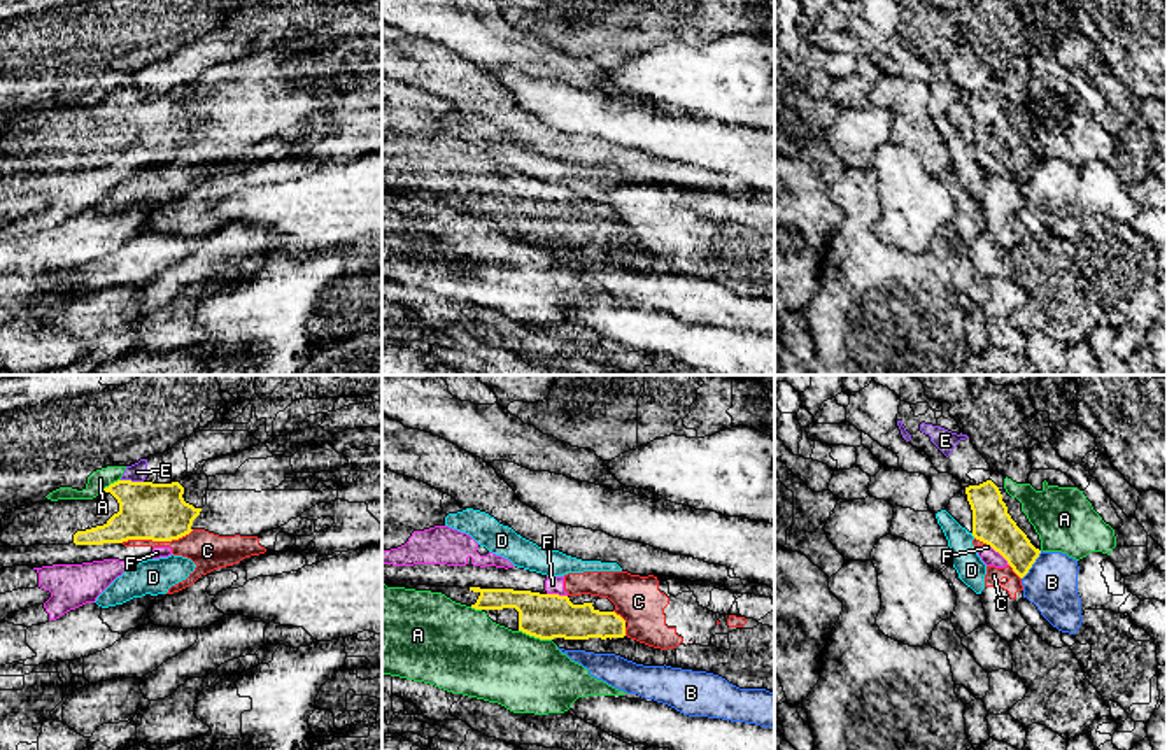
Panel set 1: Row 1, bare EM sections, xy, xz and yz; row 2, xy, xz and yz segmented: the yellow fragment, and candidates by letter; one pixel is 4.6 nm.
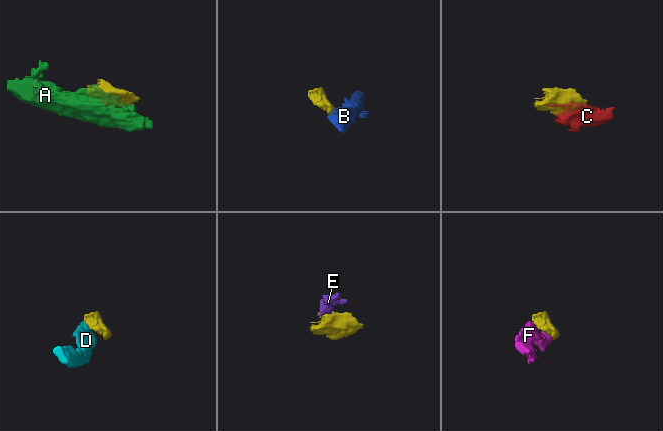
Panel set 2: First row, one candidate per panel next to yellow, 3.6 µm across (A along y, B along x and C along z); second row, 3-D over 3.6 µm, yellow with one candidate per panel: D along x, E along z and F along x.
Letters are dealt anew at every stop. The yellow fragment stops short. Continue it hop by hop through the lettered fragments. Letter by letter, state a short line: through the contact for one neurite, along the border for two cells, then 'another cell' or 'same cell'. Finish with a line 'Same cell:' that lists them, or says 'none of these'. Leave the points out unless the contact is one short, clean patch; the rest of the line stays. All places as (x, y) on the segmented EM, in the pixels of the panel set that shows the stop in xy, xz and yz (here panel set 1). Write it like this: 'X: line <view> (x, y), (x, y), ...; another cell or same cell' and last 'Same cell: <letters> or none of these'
A: another cell
B: line yz (1041, 551), (1022, 579); another cell
C: another cell
D: line yz (971, 533), (975, 537); another cell
E: line xy (121, 479), (142, 482); another cell
F: line yz (992, 524), (999, 531), (999, 552), (989, 556); same cell
Same cell: F

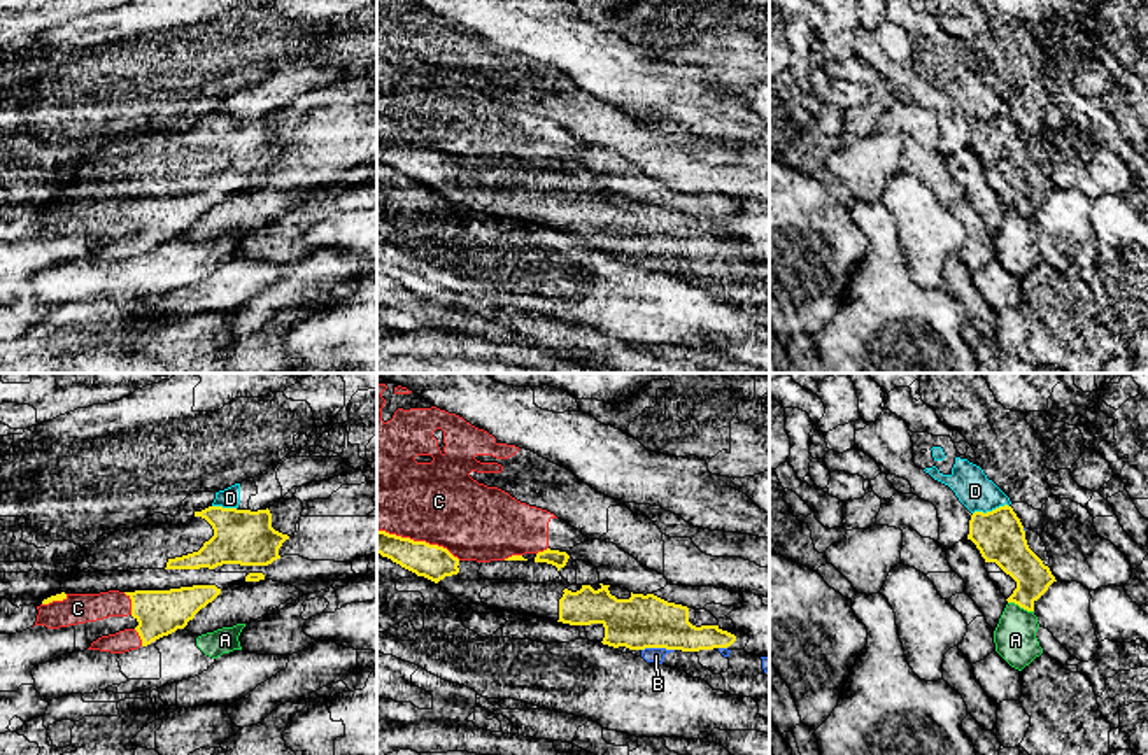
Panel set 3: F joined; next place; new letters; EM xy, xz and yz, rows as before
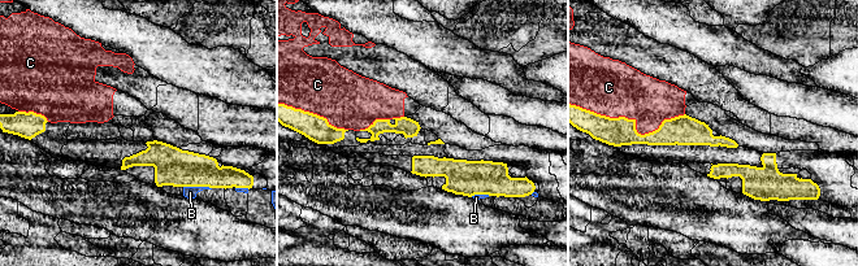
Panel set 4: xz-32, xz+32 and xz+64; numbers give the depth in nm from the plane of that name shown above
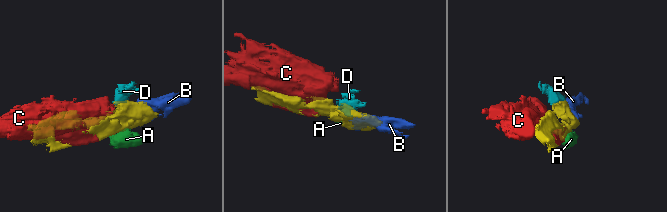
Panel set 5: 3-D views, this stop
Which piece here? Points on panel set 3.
A: line yz (1008, 601), (1033, 612); another cell
B: same cell
C: another cell
D: line yz (1008, 505), (973, 514); another cell
Same cell: B

